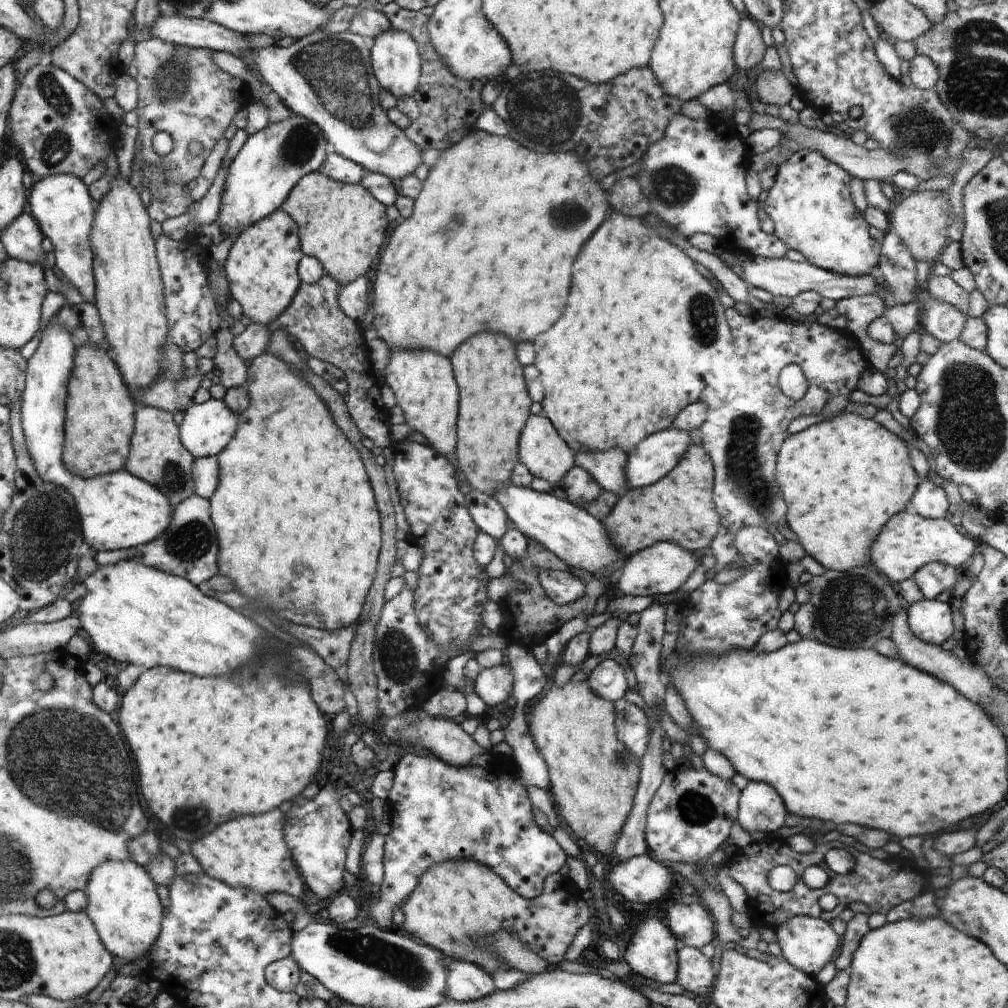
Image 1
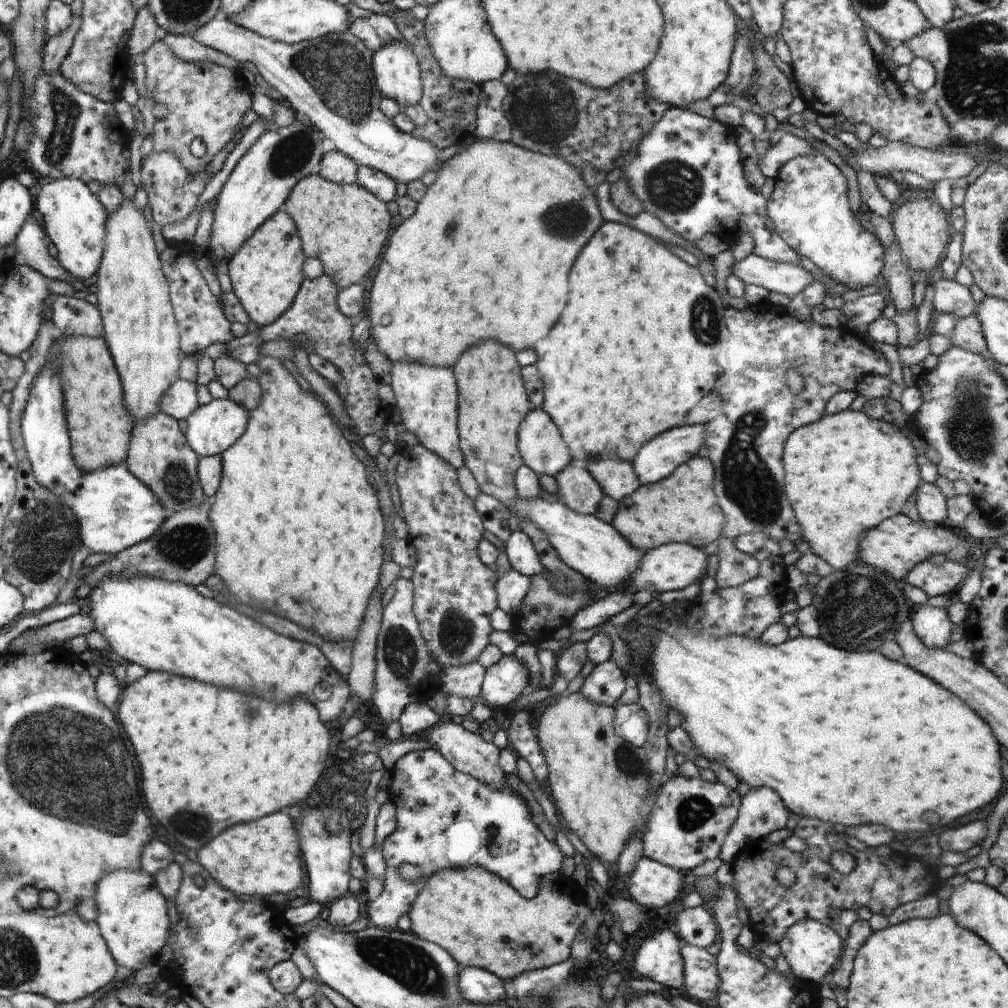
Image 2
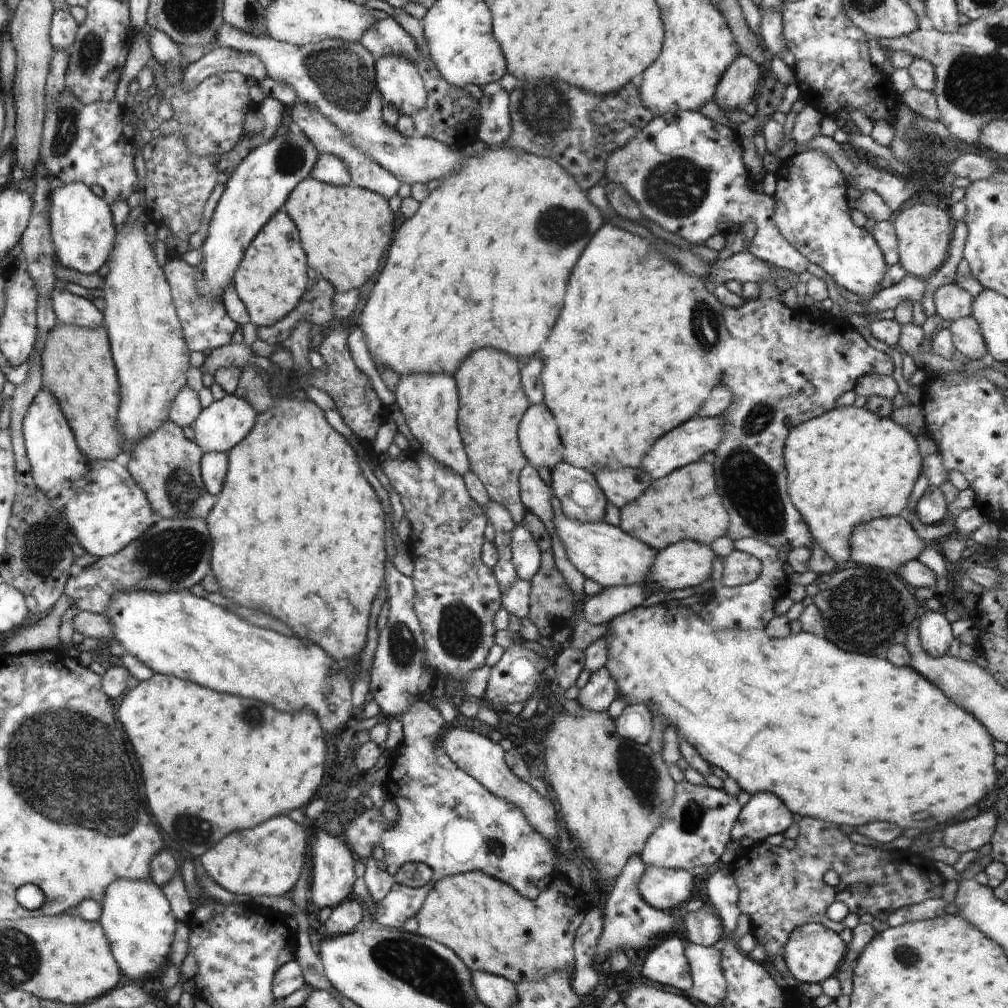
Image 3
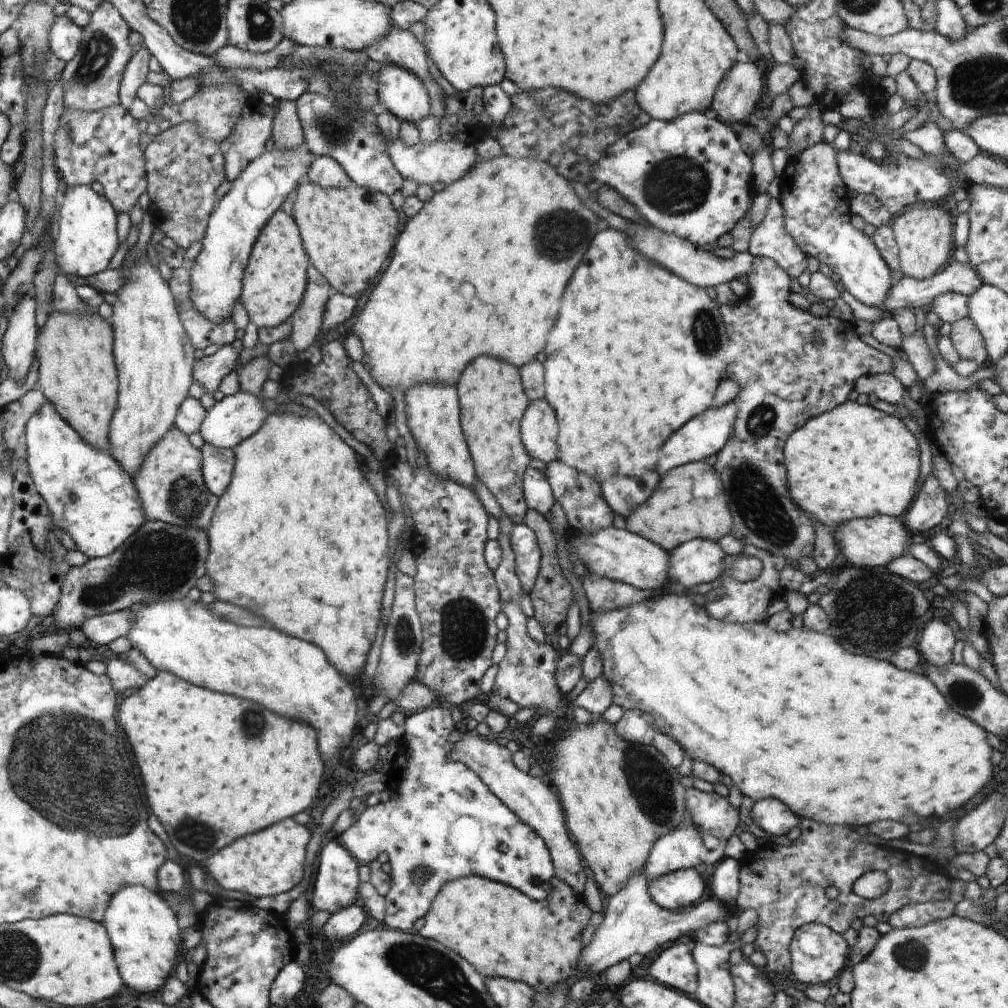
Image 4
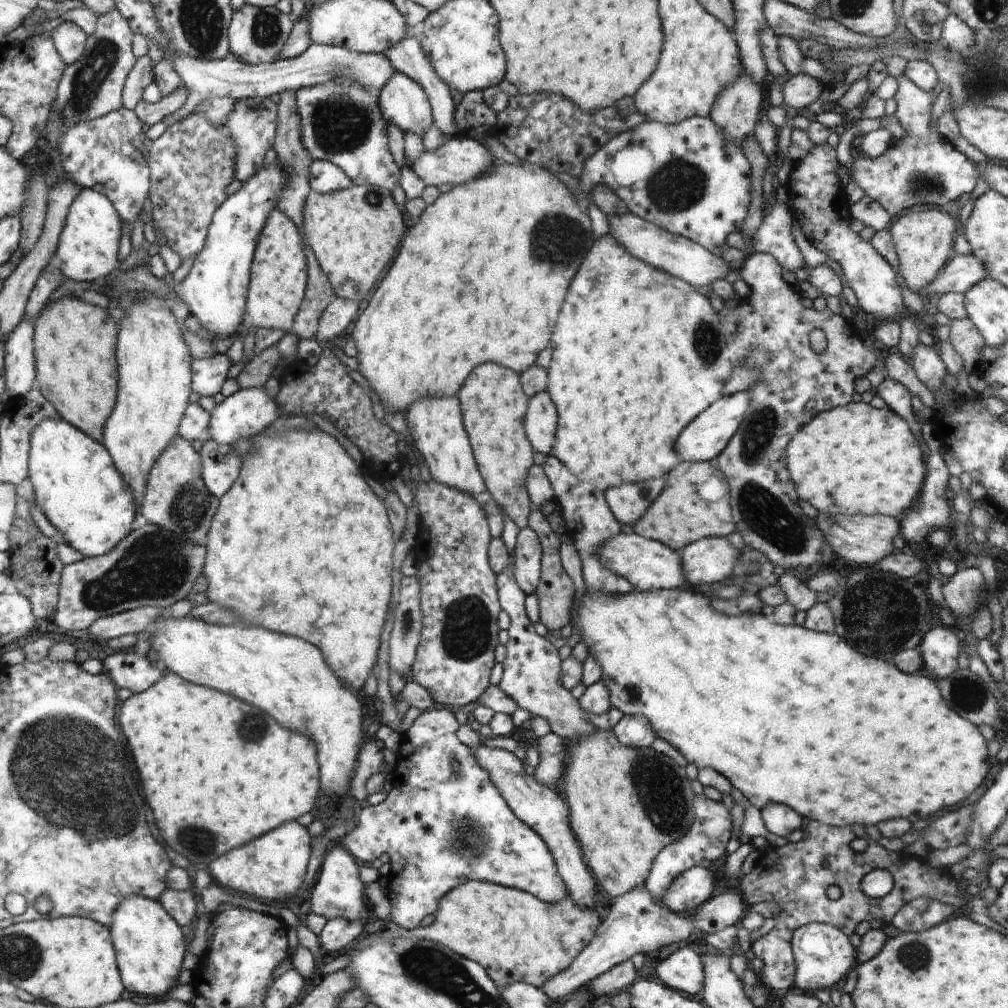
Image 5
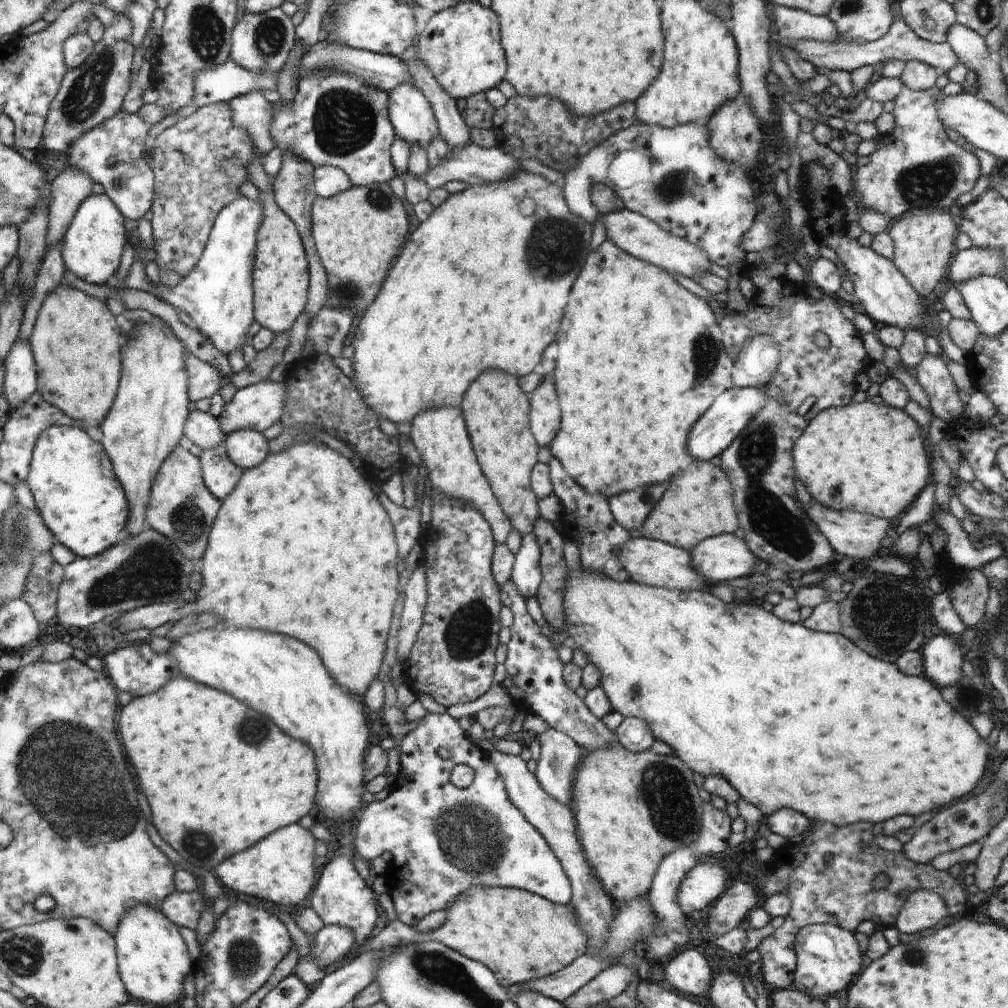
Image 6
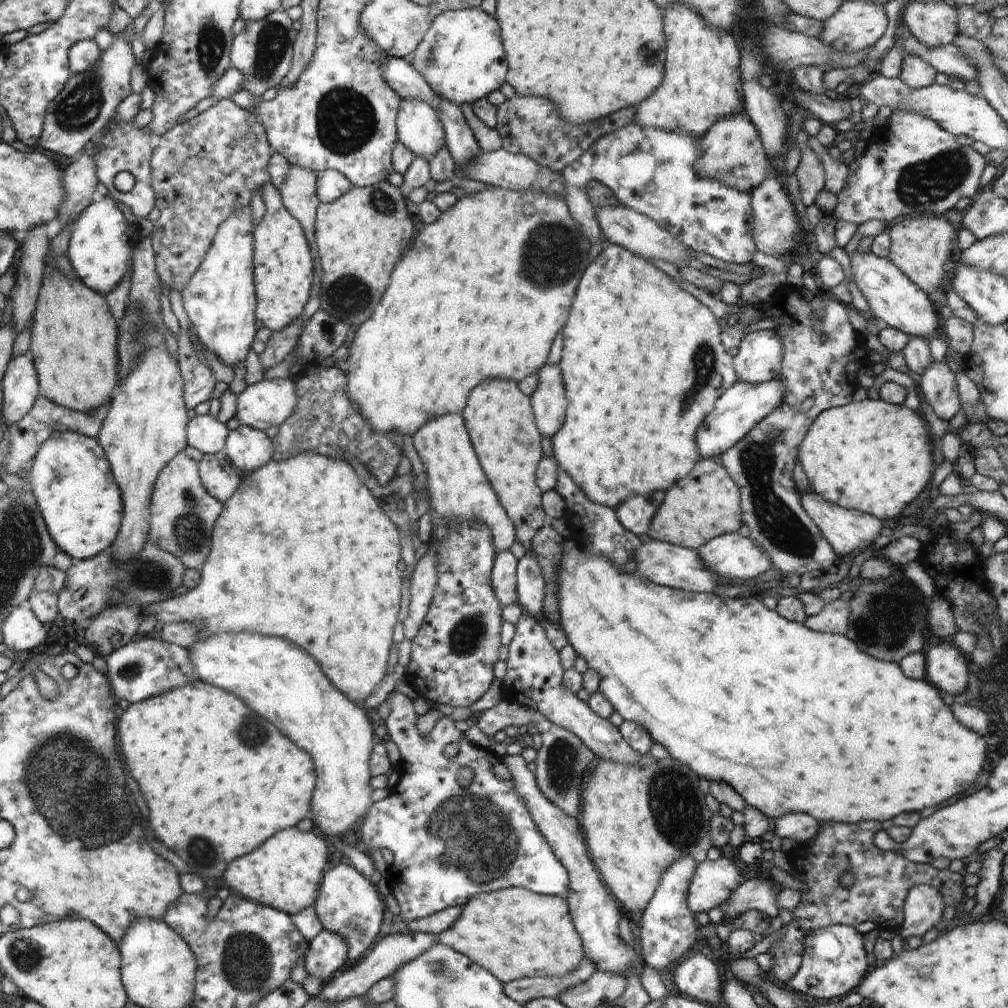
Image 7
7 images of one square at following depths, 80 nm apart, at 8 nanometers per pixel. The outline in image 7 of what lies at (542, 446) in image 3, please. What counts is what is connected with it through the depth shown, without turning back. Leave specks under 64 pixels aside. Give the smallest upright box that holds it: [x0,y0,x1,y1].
[530,364,567,437]

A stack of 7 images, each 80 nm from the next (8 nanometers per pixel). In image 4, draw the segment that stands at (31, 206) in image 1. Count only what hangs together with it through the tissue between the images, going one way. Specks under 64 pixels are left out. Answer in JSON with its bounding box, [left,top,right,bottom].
[52,185,121,279]

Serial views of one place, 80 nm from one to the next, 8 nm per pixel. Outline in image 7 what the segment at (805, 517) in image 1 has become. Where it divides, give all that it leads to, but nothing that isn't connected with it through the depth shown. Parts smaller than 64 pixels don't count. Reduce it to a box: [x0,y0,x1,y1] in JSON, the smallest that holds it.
[797,399,936,521]

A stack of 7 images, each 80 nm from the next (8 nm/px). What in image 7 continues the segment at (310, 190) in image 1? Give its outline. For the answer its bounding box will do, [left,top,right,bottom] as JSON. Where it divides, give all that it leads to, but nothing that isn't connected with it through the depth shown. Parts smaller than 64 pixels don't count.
[314,180,414,327]

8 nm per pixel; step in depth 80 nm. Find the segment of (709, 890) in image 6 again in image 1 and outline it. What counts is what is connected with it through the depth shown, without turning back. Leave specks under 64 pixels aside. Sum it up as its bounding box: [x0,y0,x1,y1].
[610,854,674,902]

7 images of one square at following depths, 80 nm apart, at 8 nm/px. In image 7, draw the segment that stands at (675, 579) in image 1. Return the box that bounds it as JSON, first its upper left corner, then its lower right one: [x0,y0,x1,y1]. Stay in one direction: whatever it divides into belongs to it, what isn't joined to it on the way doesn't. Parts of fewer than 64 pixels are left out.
[699,533,772,583]

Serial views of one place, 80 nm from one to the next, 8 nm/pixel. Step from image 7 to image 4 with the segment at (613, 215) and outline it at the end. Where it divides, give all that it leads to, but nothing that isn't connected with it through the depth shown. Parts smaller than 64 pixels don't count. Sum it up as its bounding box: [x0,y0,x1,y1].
[624,223,754,289]

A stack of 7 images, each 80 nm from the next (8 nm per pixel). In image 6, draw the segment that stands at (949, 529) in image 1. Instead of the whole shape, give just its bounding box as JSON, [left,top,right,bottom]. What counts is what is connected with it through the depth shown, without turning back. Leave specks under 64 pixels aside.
[804,500,890,561]

